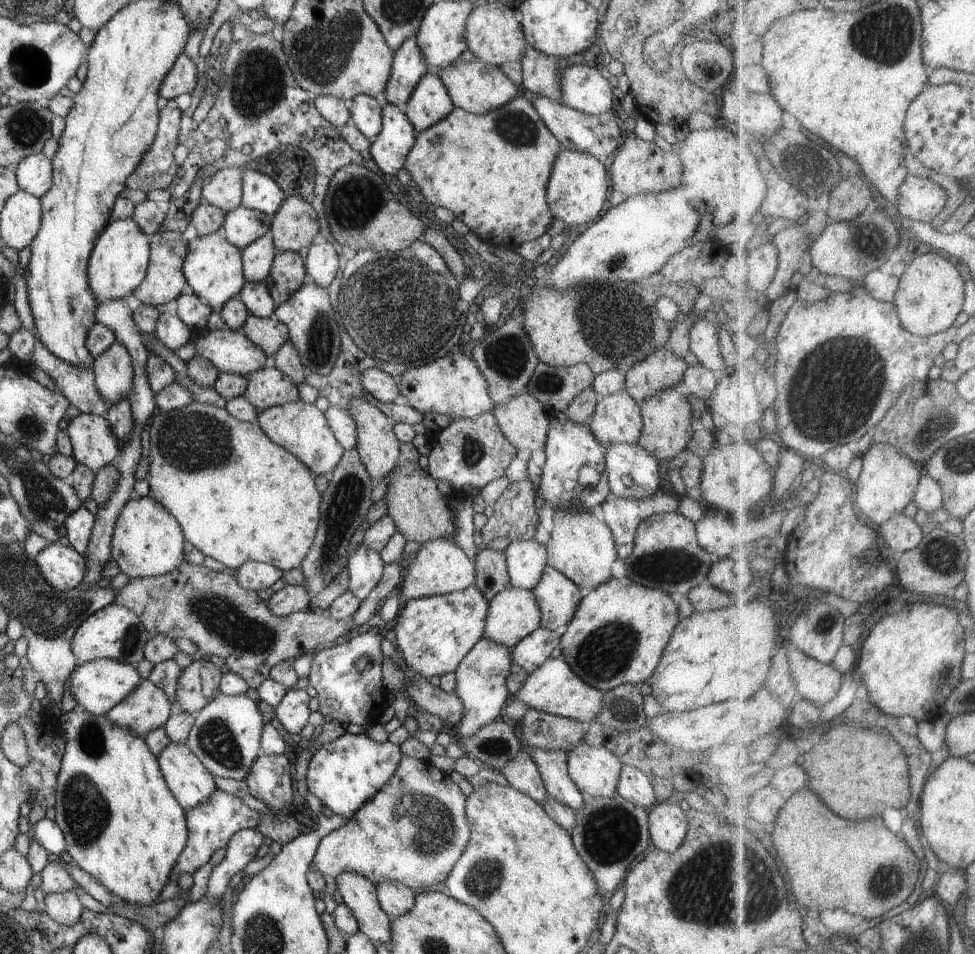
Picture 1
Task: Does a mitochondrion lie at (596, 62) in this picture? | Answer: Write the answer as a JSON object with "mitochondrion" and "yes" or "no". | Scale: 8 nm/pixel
{"mitochondrion":"no"}

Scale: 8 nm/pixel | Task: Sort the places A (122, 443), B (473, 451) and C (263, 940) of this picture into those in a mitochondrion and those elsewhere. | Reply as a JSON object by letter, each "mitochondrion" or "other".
{"A":"other","B":"mitochondrion","C":"mitochondrion"}

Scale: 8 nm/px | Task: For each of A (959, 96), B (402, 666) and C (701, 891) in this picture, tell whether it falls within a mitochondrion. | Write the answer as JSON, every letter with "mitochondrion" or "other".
{"A":"other","B":"other","C":"mitochondrion"}

